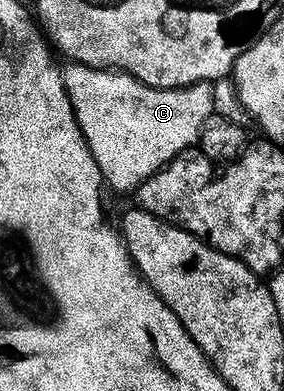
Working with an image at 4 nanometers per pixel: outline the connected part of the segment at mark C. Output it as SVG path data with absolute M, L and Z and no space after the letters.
M68 63L63 66L62 72L68 98L78 119L78 127L100 167L107 188L117 189L120 193L131 194L147 177L171 163L182 150L193 148L200 140L202 123L206 123L214 111L214 85L210 81L199 81L185 85L182 89L155 89L153 85L142 83L129 73L111 69L91 69L88 65Z

